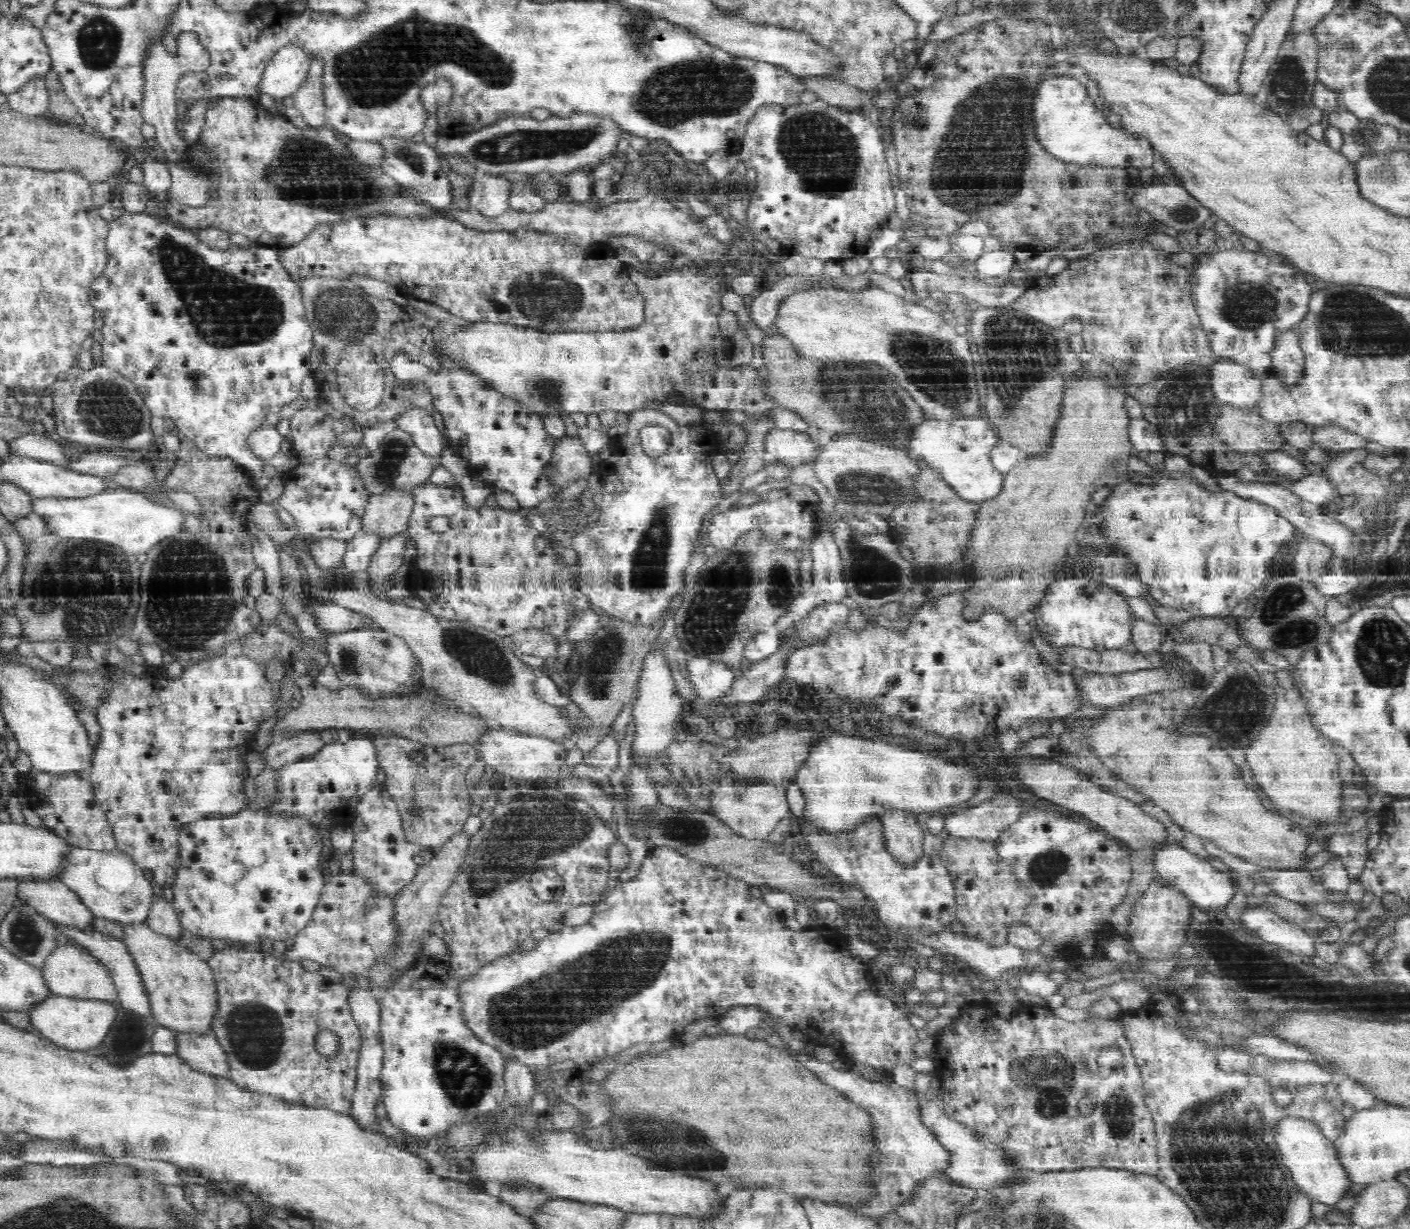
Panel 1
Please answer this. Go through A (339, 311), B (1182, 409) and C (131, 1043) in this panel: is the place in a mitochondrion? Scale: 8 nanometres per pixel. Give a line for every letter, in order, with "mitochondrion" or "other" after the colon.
A: mitochondrion
B: mitochondrion
C: other

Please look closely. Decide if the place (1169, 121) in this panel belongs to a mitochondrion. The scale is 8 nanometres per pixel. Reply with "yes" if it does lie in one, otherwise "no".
no

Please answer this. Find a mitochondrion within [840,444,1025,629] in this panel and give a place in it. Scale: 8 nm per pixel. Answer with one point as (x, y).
(876, 573)

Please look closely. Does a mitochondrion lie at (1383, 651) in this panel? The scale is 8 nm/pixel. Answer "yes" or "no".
yes

